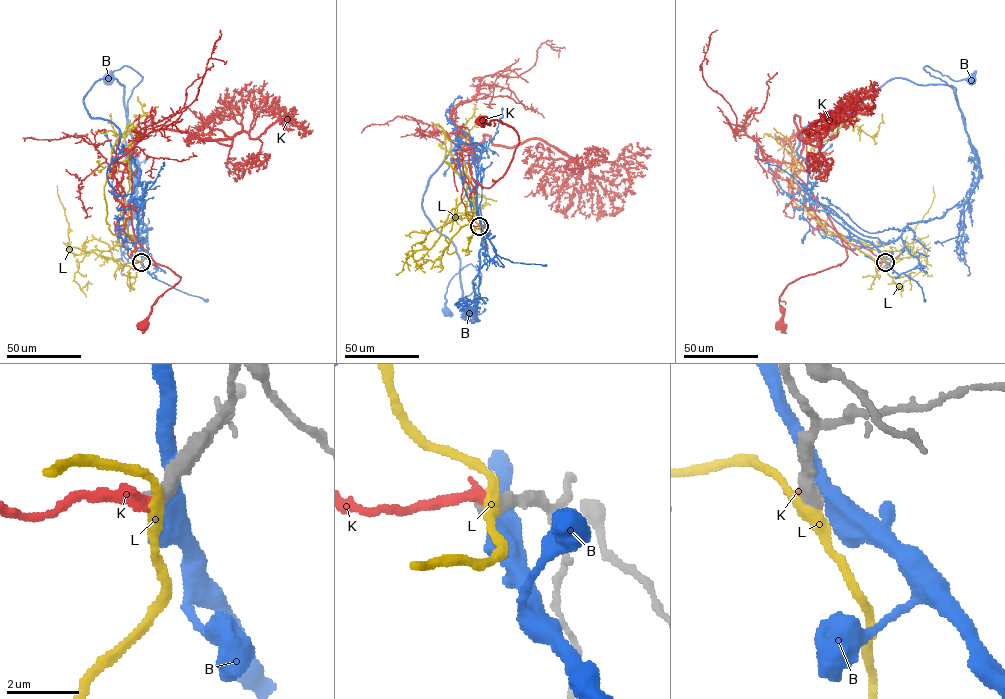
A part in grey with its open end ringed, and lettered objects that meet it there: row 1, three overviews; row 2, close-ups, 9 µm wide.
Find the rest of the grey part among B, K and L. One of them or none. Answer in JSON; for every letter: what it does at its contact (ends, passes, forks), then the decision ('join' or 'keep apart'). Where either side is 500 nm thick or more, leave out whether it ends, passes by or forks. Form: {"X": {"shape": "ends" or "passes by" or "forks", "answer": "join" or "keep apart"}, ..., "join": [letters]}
{"B": {"answer": "keep apart"}, "K": {"answer": "join"}, "L": {"answer": "keep apart"}, "join": ["K"]}

